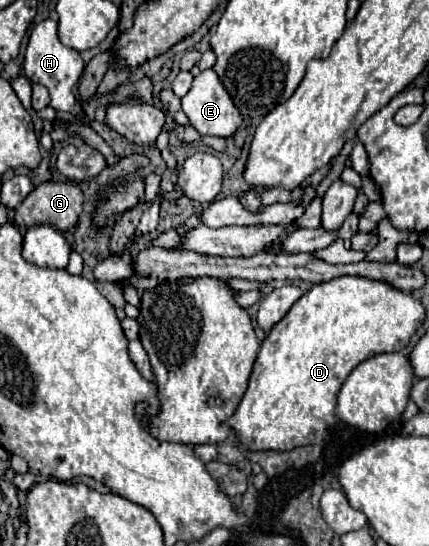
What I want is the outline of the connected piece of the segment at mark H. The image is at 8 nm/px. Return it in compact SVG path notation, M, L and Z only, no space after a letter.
M43 20L33 28L33 32L29 36L27 52L25 52L23 70L25 70L25 76L33 84L41 84L41 86L45 86L49 90L49 94L51 94L49 106L53 110L81 114L81 104L75 100L73 88L75 88L77 80L83 74L83 60L81 60L77 50L67 48L67 46L63 46L59 42L59 38L57 38L57 22L55 20Z

